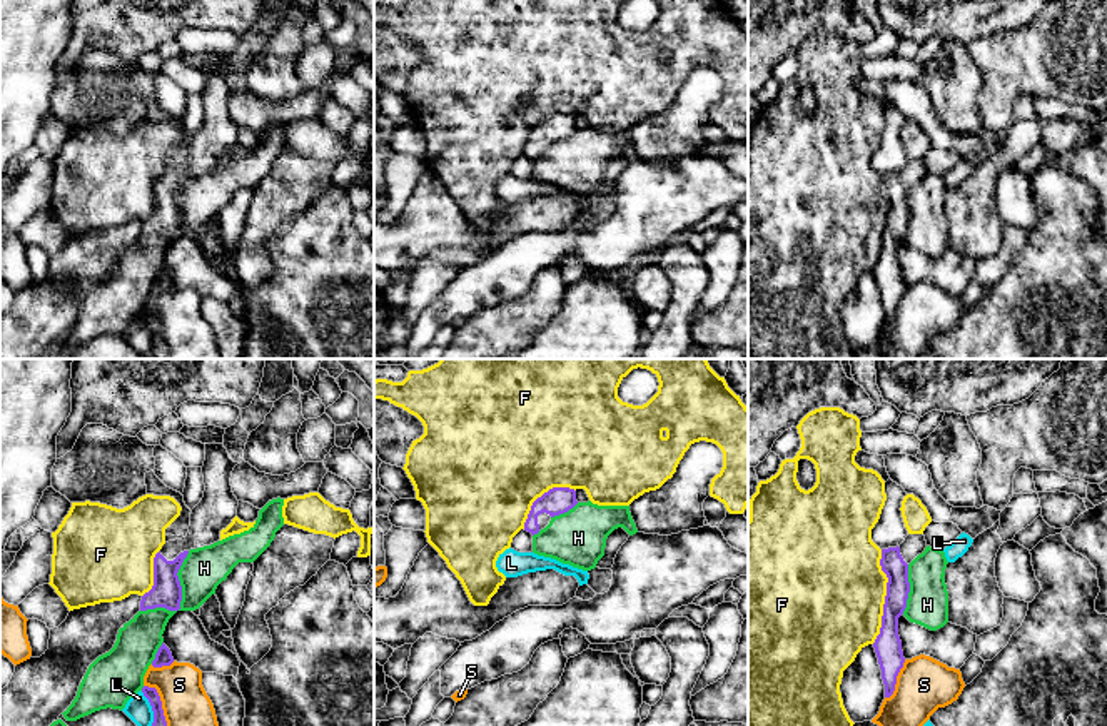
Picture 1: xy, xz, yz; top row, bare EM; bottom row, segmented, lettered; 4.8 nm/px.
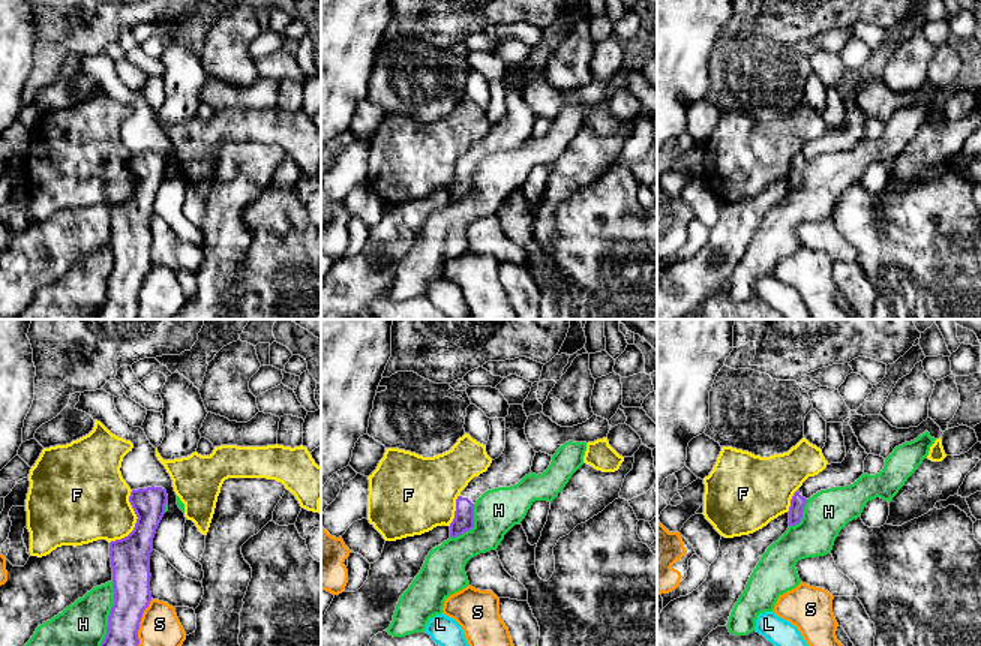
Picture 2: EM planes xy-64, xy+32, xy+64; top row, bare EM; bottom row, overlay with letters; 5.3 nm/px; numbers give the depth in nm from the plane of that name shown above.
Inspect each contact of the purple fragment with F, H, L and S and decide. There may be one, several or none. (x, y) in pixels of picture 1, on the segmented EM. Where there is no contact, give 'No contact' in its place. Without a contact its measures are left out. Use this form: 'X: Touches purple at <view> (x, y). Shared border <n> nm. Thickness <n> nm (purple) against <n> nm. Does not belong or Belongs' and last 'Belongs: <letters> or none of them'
F: Touches purple at yz (885, 596). Shared border 460 nm. Thickness 130 nm (purple) against 500 nm. Does not belong
H: Touches purple at xy (181, 599). Shared border 380 nm. Thickness 140 nm (purple) against 200 nm. Does not belong
L: Touches purple at xy (152, 708). Shared border 180 nm. Thickness 60 nm (purple) against 120 nm. Does not belong
S: Touches purple at xy (161, 701). Shared border 240 nm. Thickness 60 nm (purple) against 220 nm. Does not belong
Belongs: none of them

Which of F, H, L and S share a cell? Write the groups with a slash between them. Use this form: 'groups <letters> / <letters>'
groups F / H / L / S

